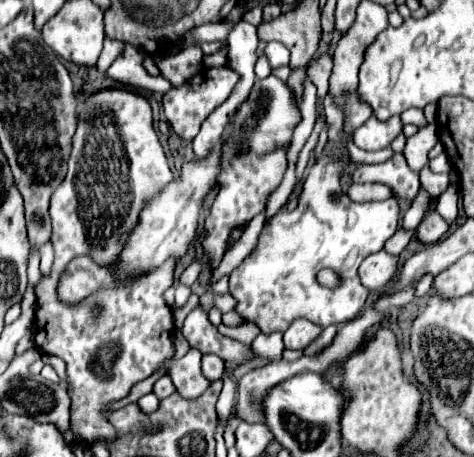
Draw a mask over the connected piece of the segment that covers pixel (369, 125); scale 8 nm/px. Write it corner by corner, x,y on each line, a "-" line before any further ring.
374,115
356,129
354,143
366,151
378,151
388,147
402,133
402,119
390,117
390,121
378,121

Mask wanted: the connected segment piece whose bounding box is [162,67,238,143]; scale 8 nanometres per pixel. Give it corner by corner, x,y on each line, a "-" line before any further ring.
216,67
216,69
202,69
198,75
194,75
192,79
188,79
184,85
176,87
176,89
170,89
168,93
164,93
162,97
162,109
164,109
164,115
166,115
166,121
170,123
172,131
182,137
184,141
192,141
198,131
200,131
200,125
202,121
218,107
222,105
230,91
234,89
238,81
238,75
230,69
230,67

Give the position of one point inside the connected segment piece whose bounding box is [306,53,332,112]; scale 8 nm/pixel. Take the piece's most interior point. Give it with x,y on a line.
319,69

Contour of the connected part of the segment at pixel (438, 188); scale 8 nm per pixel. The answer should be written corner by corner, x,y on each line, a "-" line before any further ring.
425,165
420,171
420,183
431,196
440,196
449,186
449,176
447,174
435,174
430,171
429,165

